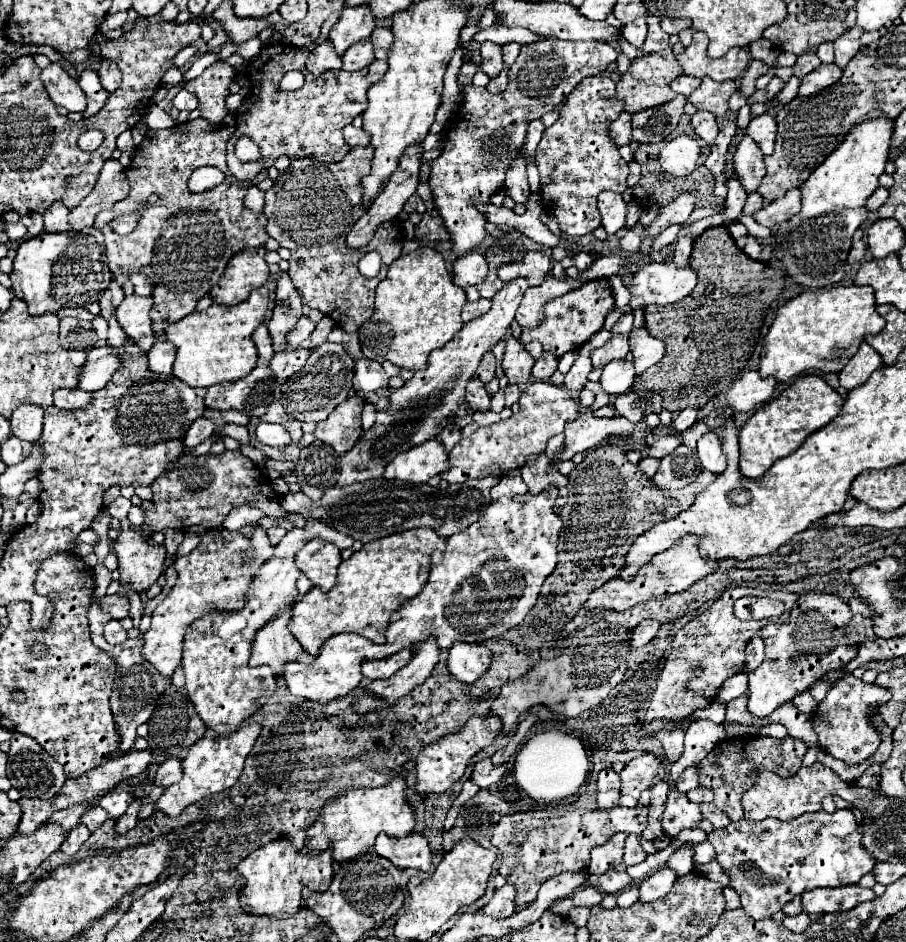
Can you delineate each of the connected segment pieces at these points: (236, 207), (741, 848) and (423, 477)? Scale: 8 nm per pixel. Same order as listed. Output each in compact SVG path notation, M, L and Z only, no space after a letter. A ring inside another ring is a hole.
M204 118L166 130L148 130L142 144L134 150L130 166L126 168L130 194L116 202L108 214L100 212L96 216L94 228L104 234L110 272L114 276L142 272L154 280L154 306L150 310L150 318L156 336L162 336L168 324L180 320L196 308L198 300L212 290L228 260L238 250L260 248L268 240L266 216L244 206L248 184L234 180L234 176L226 176L220 186L202 194L194 194L186 186L186 180L198 166L216 166L228 174L224 162L224 142L228 142L232 132L234 128L210 124ZM150 194L158 194L160 200L142 212L132 234L118 240L118 236L108 228L102 230L102 224L108 220L138 210Z
M820 810L788 822L774 818L754 822L742 818L710 832L708 840L716 850L718 864L730 878L730 888L738 892L746 916L754 920L772 918L804 890L858 884L876 866L872 852L862 846L862 834L858 832L852 810L836 810L834 814Z
M428 440L394 456L384 470L384 478L408 484L426 484L432 476L446 472L446 466L448 452L444 452L438 440Z

